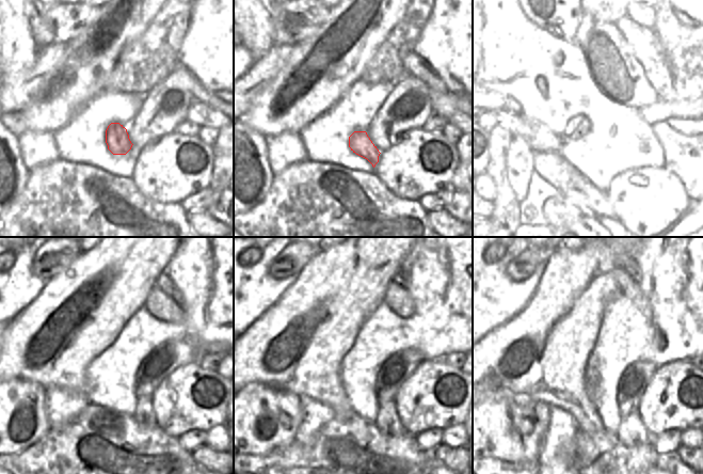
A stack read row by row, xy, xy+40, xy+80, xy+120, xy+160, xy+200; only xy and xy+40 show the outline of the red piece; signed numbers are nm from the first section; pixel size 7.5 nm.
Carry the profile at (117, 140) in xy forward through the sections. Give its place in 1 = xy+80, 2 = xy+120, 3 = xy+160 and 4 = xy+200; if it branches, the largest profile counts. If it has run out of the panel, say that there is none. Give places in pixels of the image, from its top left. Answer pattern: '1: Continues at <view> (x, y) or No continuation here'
1: Continues at xy+80 (616, 161)
2: Continues at xy+120 (144, 414)
3: Continues at xy+160 (387, 421)
4: Continues at xy+200 (632, 431).

